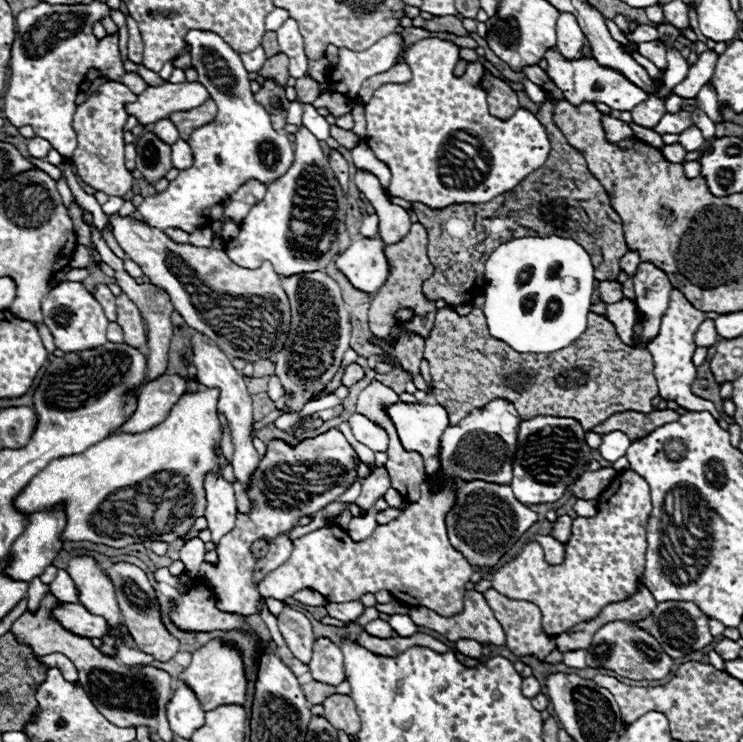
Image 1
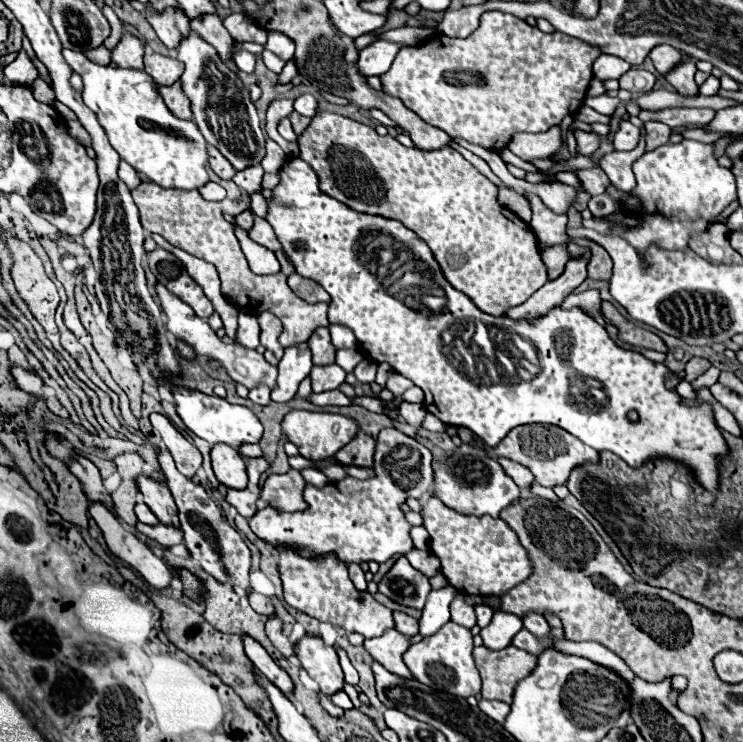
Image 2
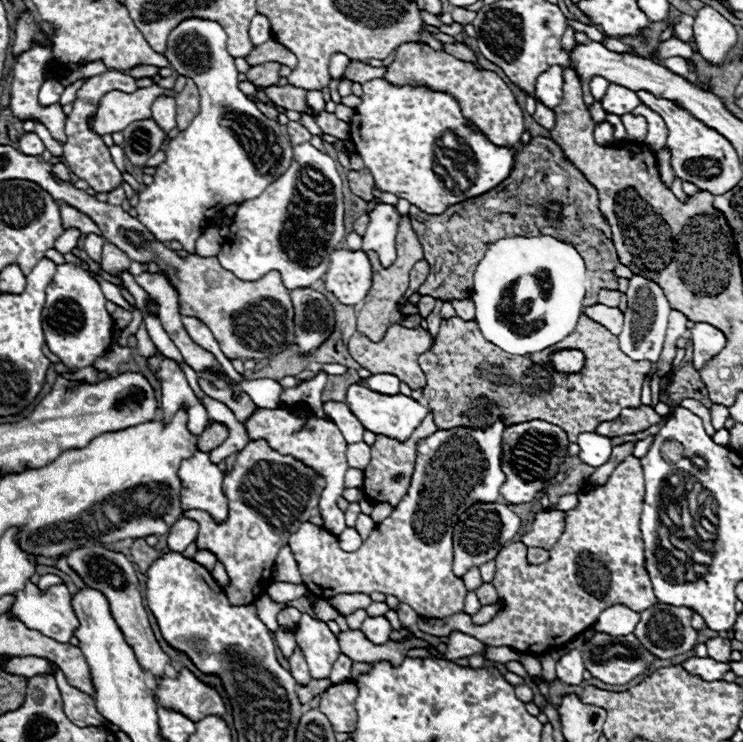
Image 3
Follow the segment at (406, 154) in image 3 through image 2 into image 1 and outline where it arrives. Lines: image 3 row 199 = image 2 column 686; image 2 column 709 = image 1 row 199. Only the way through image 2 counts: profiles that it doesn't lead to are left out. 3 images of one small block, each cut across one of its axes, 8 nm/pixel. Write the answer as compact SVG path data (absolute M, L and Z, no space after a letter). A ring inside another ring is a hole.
M426 38L418 40L414 46L406 48L406 64L412 70L412 80L406 84L384 84L378 90L374 90L368 104L364 104L364 116L366 116L366 144L374 152L374 156L384 162L390 172L390 194L404 198L408 202L420 202L428 208L446 208L452 204L476 204L484 200L492 200L492 196L498 196L500 192L508 192L514 188L528 172L540 168L546 162L546 156L550 152L550 142L546 136L544 126L538 122L538 118L528 110L518 110L510 120L498 120L492 118L486 104L486 94L482 88L478 88L478 80L482 76L482 64L472 62L462 78L454 78L452 70L458 56L458 46L438 40L438 38ZM464 132L470 136L464 140L456 140L454 134Z

